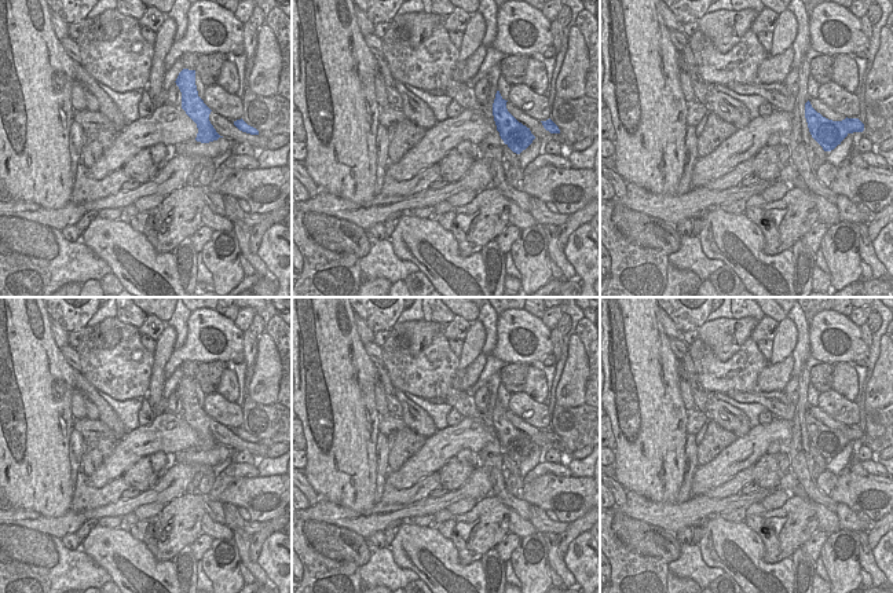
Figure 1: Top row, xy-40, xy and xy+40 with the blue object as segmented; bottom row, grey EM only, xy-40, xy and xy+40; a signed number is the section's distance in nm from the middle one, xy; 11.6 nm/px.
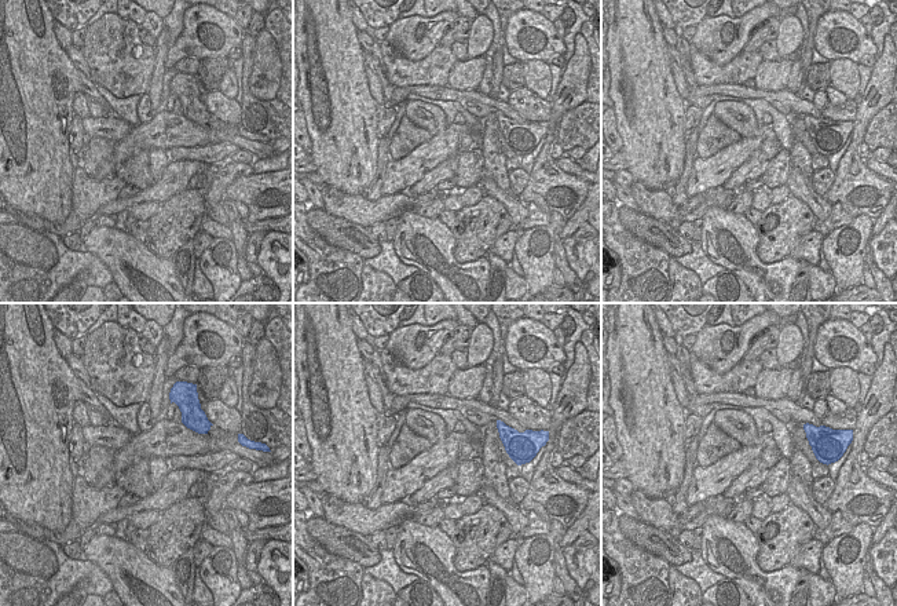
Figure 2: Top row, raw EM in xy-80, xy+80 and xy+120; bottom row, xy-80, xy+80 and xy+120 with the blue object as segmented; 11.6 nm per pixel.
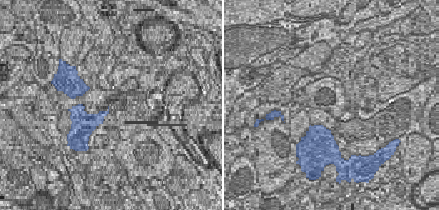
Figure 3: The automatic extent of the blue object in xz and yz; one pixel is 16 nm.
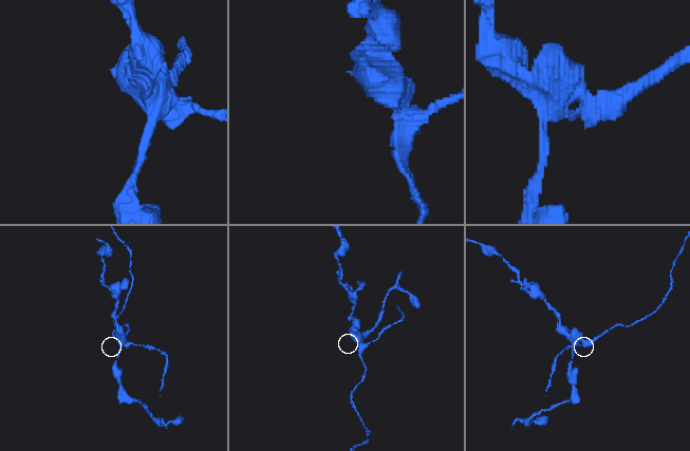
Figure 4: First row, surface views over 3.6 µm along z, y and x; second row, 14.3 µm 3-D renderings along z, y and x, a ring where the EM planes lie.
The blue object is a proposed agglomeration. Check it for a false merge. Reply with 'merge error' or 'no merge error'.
merge error

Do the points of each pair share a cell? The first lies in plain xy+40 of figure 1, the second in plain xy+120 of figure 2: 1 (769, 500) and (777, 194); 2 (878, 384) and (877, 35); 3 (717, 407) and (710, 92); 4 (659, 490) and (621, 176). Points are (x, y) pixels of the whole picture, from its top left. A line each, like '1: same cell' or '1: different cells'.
1: same cell
2: different cells
3: different cells
4: different cells

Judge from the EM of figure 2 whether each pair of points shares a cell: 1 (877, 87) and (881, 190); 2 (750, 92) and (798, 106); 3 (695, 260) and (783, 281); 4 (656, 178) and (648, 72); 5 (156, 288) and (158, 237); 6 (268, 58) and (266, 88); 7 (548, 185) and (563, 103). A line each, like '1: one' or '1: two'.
1: one
2: one
3: two
4: one
5: two
6: one
7: one

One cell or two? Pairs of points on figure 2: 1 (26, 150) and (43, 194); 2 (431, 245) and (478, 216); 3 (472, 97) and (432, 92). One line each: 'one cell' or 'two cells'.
1: one cell
2: two cells
3: one cell

